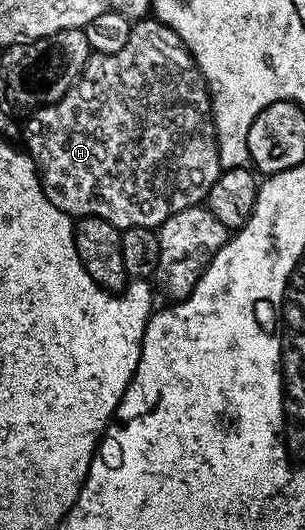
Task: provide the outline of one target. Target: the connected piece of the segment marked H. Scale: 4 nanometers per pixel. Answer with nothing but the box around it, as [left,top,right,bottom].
[22,17,259,231]

